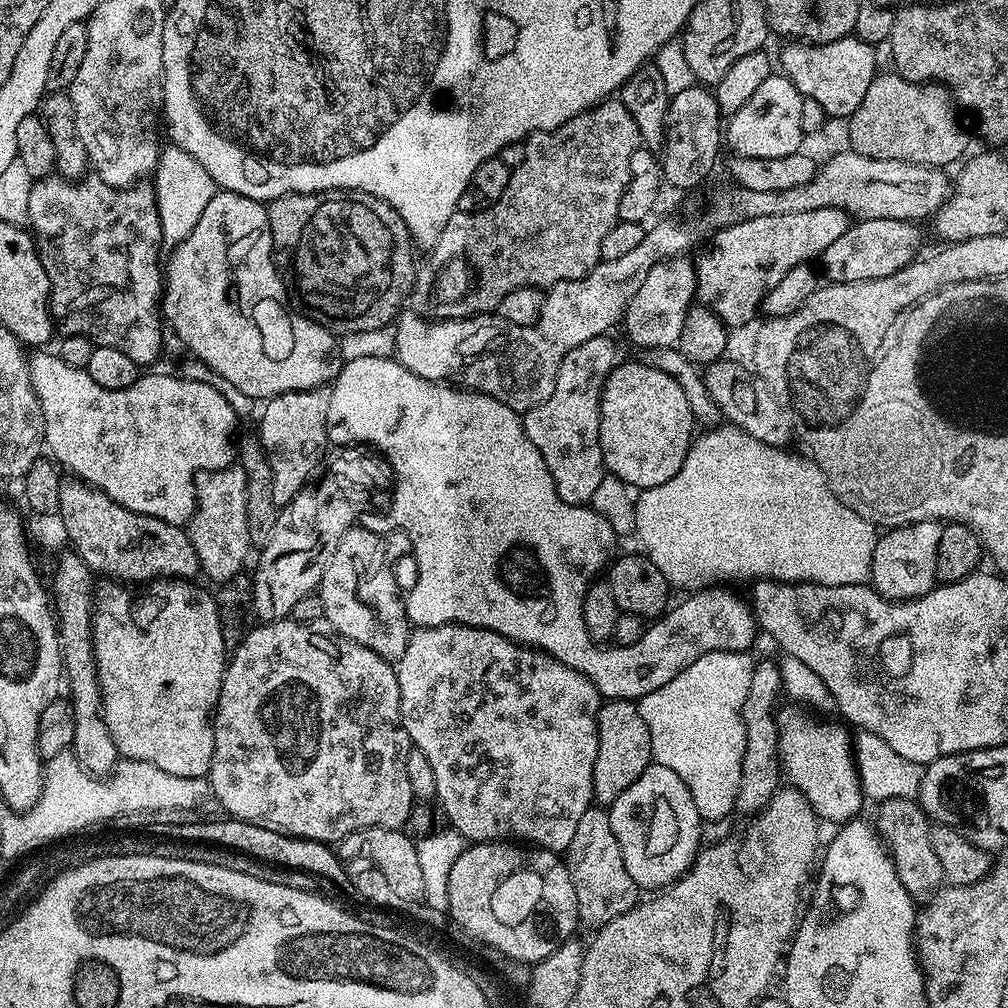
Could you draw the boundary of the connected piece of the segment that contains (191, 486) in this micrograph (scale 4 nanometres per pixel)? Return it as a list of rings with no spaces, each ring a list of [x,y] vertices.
[[[36,350],[33,351],[36,353],[28,356],[28,369],[30,370],[30,382],[34,386],[34,394],[38,398],[38,406],[42,410],[42,422],[44,423],[42,440],[45,445],[48,443],[48,448],[52,451],[51,459],[61,469],[69,468],[72,471],[69,473],[75,479],[83,480],[86,484],[93,484],[98,490],[102,490],[111,500],[118,502],[118,506],[126,506],[126,510],[153,516],[162,522],[187,525],[196,509],[196,474],[198,472],[217,472],[219,468],[227,468],[233,463],[234,441],[237,439],[236,424],[238,425],[234,406],[230,406],[230,402],[226,402],[226,398],[222,398],[222,394],[218,394],[218,390],[206,386],[206,382],[186,380],[176,374],[173,376],[141,375],[133,384],[122,390],[106,390],[102,386],[98,386],[98,382],[94,382],[94,378],[90,378],[87,370],[66,366],[66,362],[62,362],[60,356],[51,351],[48,351],[49,353],[44,351],[48,350]]]

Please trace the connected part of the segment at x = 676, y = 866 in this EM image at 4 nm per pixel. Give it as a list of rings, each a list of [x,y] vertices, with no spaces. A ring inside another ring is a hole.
[[[674,770],[643,772],[607,809],[626,871],[641,890],[663,890],[688,873],[702,847],[702,821],[694,798]]]

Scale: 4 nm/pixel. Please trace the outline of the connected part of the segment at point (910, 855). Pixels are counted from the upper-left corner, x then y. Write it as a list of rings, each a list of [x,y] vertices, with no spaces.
[[[902,797],[883,801],[879,805],[880,813],[874,819],[880,839],[886,845],[889,856],[896,863],[896,873],[911,894],[913,901],[927,902],[945,887],[944,871],[938,862],[938,854],[934,854],[934,846],[930,846],[930,830],[933,821],[928,819],[923,808],[915,799]]]

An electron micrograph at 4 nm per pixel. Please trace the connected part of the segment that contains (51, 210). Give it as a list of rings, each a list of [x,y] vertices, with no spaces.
[[[59,174],[41,176],[33,183],[30,190],[27,223],[30,225],[30,231],[35,239],[42,266],[46,270],[46,278],[50,278],[50,290],[52,291],[50,311],[53,321],[58,322],[59,331],[66,336],[84,336],[96,346],[114,346],[114,350],[122,350],[122,354],[126,354],[126,358],[130,358],[138,366],[154,363],[160,354],[160,342],[163,340],[165,332],[162,327],[162,312],[158,307],[162,300],[162,264],[160,260],[162,237],[155,187],[148,182],[137,182],[128,188],[115,188],[95,174],[84,174],[79,179],[68,179]]]

